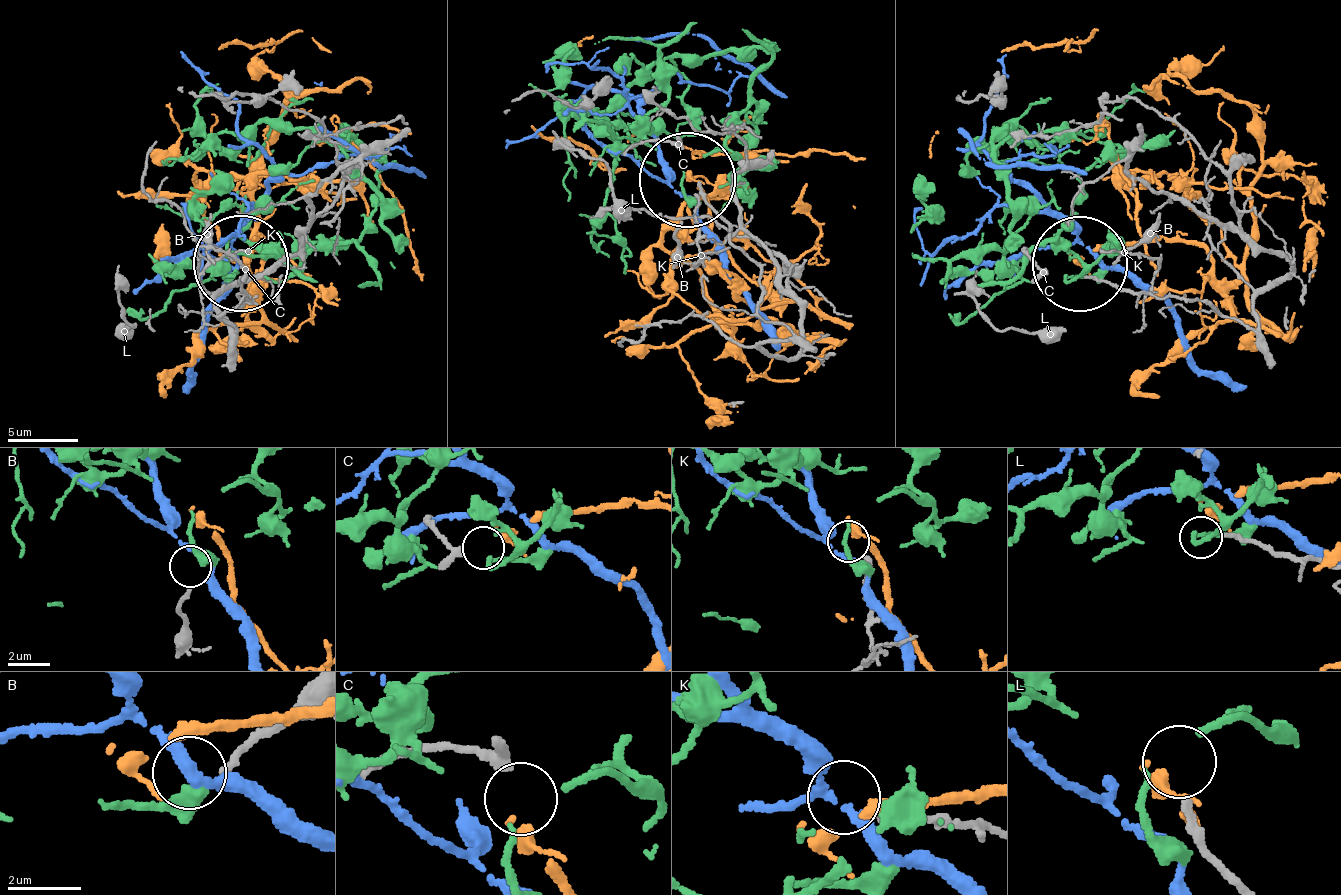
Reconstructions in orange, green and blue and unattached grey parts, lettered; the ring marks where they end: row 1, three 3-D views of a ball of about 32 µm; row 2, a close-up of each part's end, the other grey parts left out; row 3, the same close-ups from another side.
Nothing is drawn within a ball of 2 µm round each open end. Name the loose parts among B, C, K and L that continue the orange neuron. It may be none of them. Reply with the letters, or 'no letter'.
C

